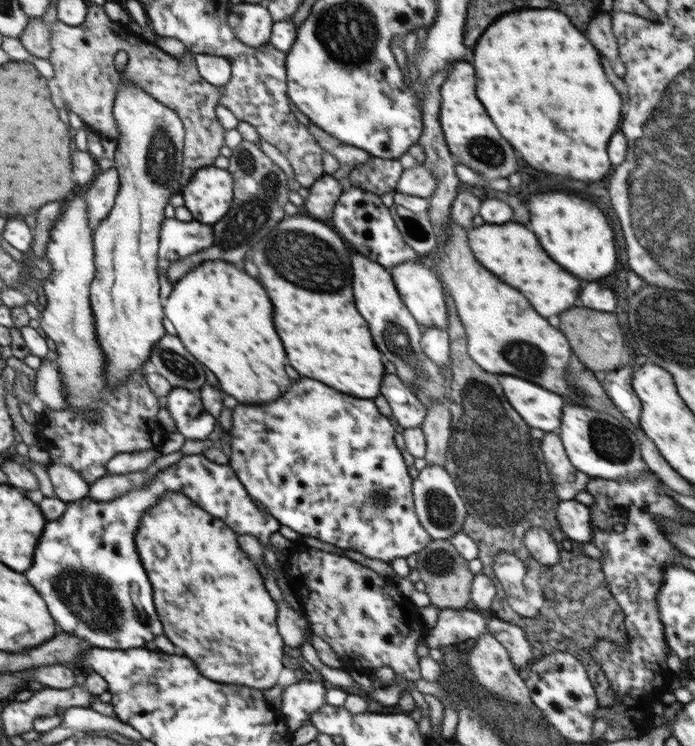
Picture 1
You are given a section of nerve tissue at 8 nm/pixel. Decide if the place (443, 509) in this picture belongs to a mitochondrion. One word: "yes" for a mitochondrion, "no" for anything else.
yes

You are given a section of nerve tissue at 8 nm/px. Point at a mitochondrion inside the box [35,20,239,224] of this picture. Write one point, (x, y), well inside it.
(162, 162)

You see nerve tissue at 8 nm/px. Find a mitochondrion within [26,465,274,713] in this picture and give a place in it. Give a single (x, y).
(92, 598)

